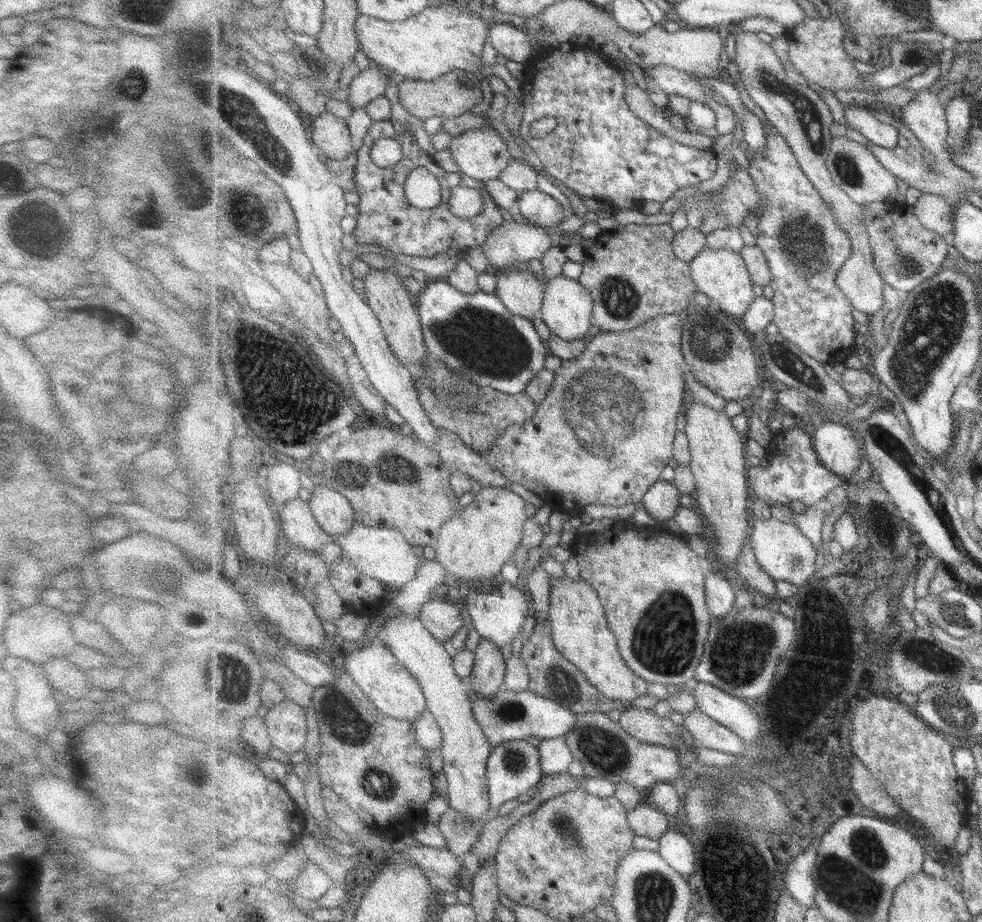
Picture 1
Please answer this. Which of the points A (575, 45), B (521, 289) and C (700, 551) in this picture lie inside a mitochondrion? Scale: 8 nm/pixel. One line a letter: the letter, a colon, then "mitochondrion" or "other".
A: other
B: other
C: other

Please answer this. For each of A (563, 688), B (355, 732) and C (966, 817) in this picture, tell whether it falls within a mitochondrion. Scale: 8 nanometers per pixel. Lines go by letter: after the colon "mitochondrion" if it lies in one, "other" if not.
A: mitochondrion
B: mitochondrion
C: other

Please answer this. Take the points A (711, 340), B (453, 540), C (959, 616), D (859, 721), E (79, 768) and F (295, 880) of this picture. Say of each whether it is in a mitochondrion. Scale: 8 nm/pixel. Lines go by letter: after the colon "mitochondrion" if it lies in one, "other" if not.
A: mitochondrion
B: other
C: mitochondrion
D: other
E: other
F: other

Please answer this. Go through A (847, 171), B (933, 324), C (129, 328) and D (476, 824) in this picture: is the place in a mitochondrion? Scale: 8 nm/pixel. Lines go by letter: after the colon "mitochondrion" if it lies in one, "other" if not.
A: mitochondrion
B: mitochondrion
C: other
D: other

